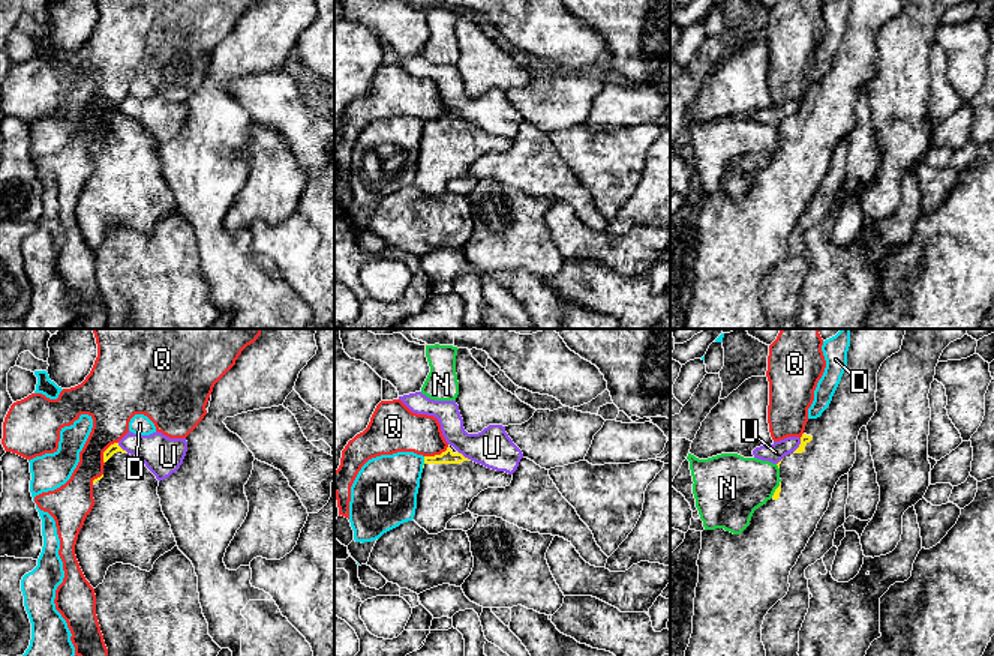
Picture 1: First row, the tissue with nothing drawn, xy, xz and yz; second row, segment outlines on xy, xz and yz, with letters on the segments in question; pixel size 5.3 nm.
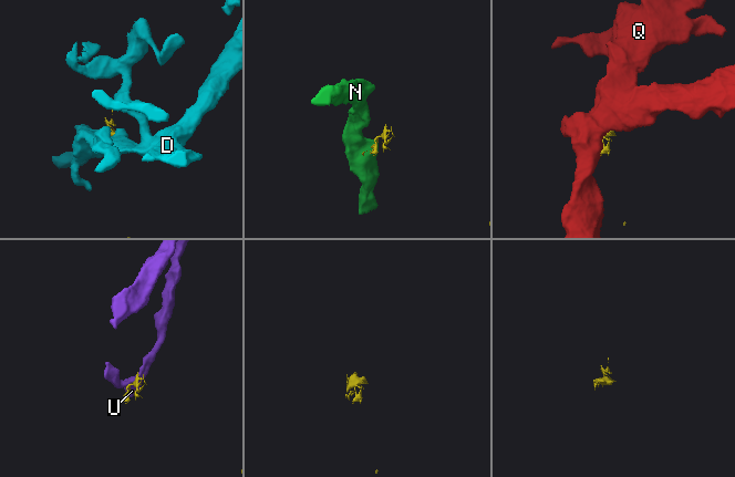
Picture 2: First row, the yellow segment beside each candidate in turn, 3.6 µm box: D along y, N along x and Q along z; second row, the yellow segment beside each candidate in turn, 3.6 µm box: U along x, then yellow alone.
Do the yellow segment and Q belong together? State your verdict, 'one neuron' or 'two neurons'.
two neurons

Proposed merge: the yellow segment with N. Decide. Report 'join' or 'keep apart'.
keep apart

